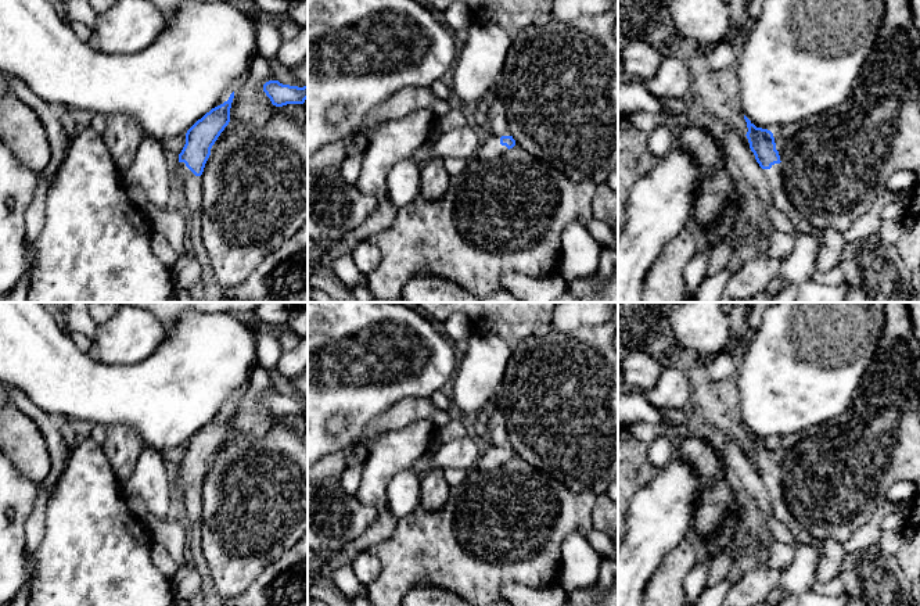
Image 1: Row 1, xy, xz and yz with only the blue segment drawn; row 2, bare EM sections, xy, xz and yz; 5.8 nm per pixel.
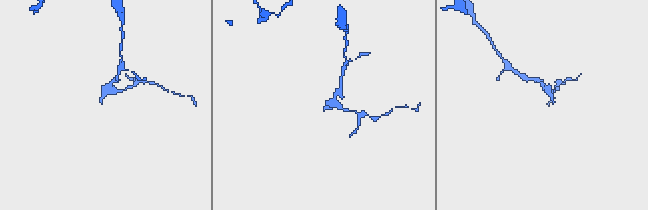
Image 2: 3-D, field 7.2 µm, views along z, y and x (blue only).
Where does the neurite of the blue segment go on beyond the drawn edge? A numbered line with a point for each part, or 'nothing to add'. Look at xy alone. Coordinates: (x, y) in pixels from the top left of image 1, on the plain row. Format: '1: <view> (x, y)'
1: xy (183, 484)

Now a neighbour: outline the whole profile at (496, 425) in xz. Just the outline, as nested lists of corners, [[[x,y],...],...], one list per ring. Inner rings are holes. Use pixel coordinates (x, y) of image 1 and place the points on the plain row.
[[[488,408],[488,433],[490,444],[496,447],[506,447],[508,442],[506,417],[495,408]]]

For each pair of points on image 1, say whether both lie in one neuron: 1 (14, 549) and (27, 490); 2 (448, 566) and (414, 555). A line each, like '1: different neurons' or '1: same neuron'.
1: same neuron
2: same neuron

